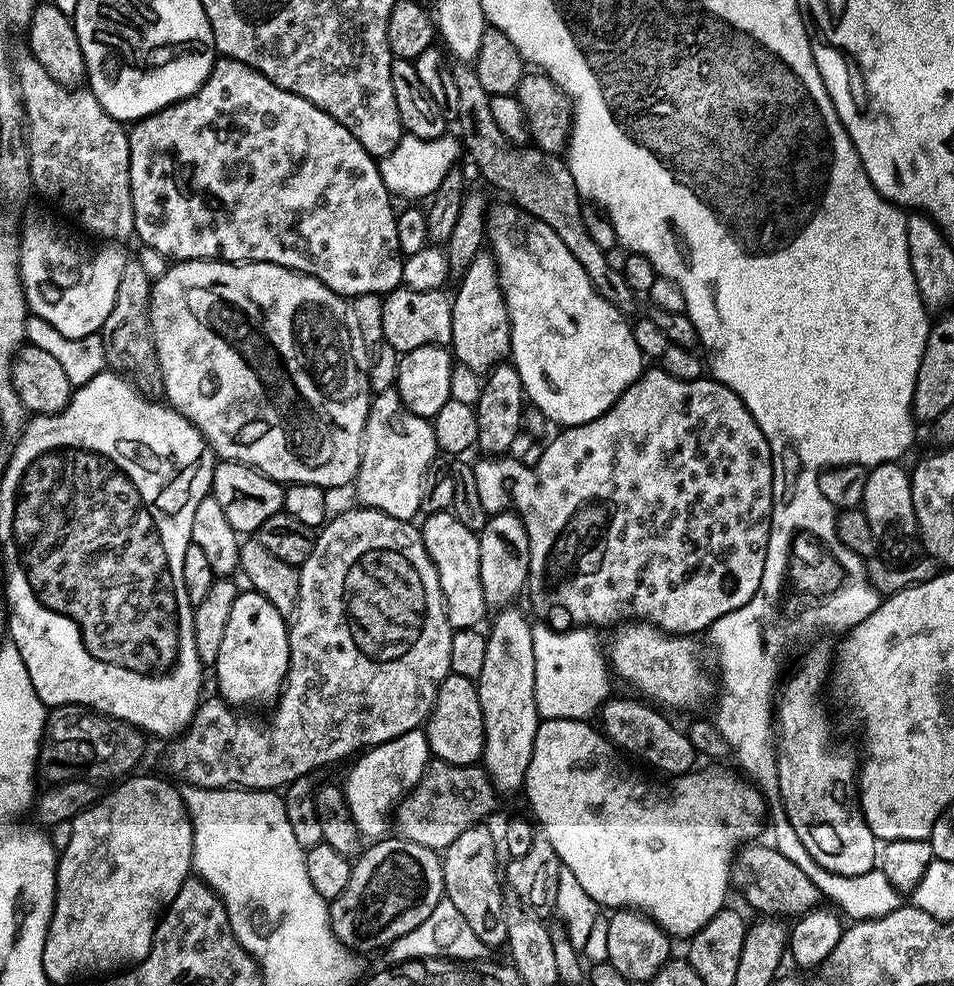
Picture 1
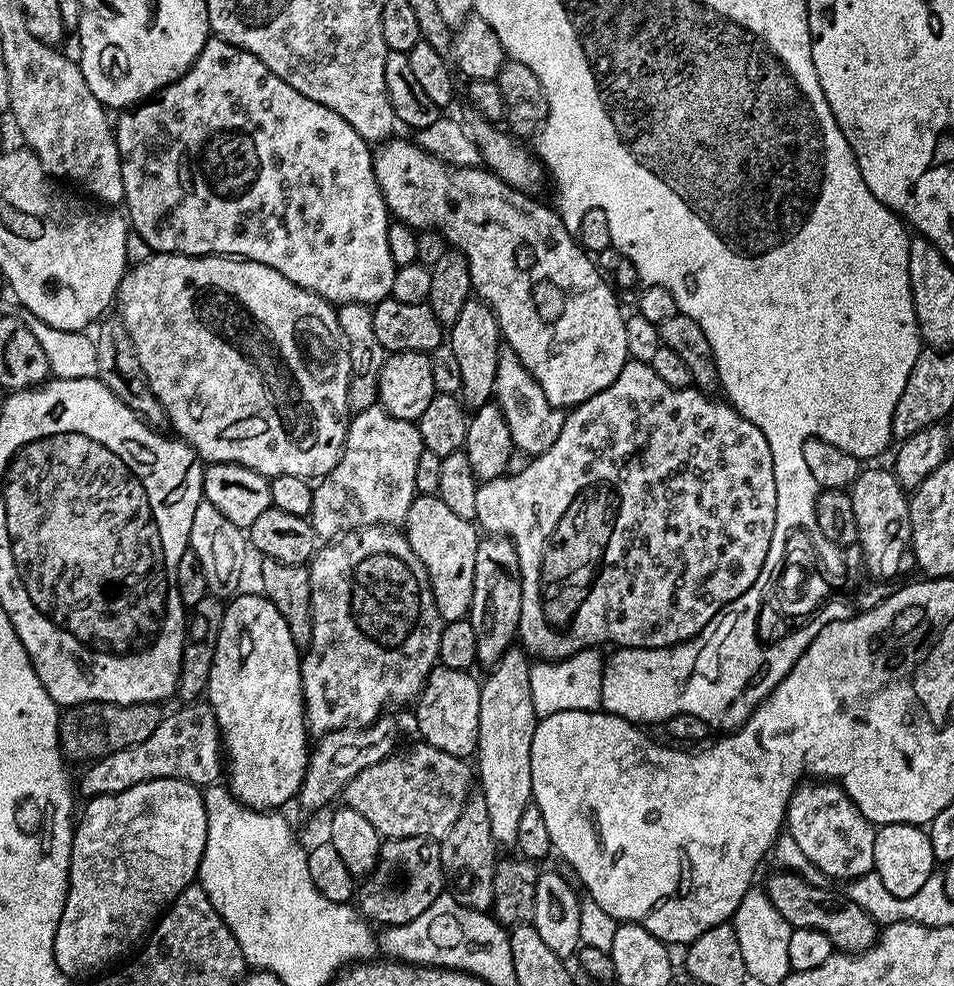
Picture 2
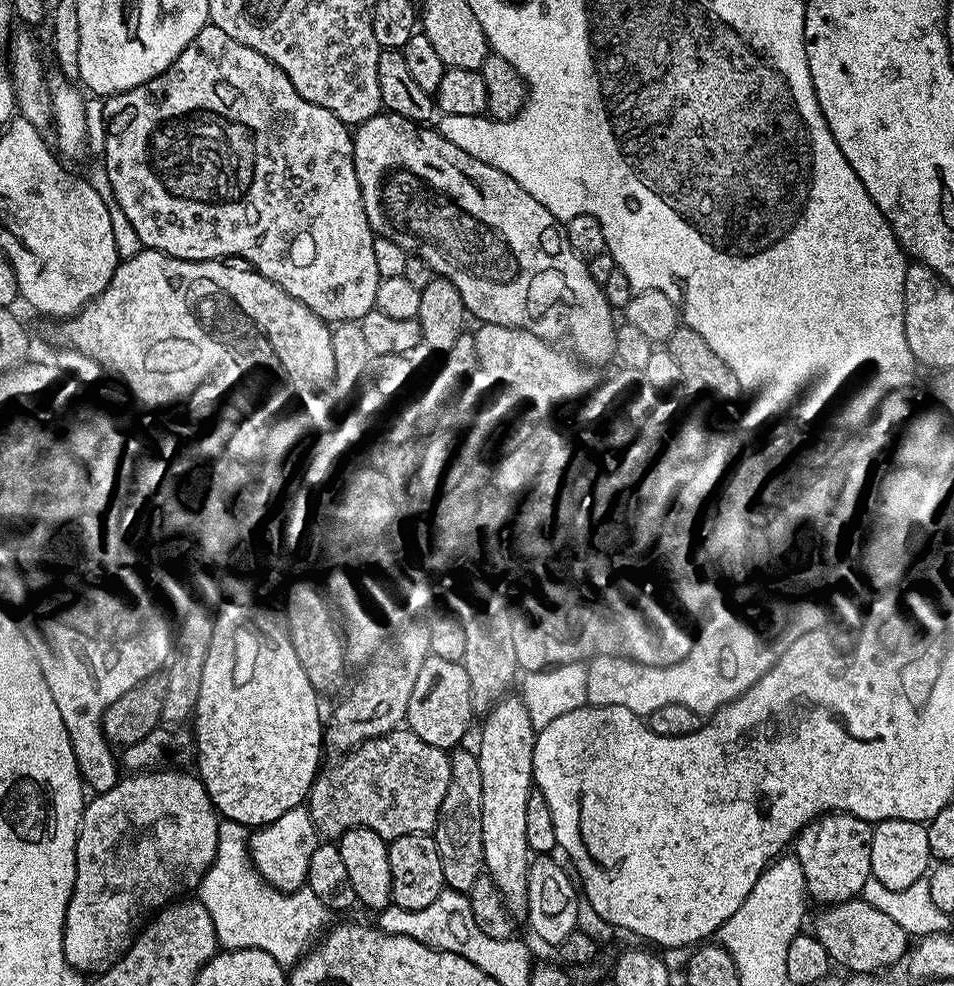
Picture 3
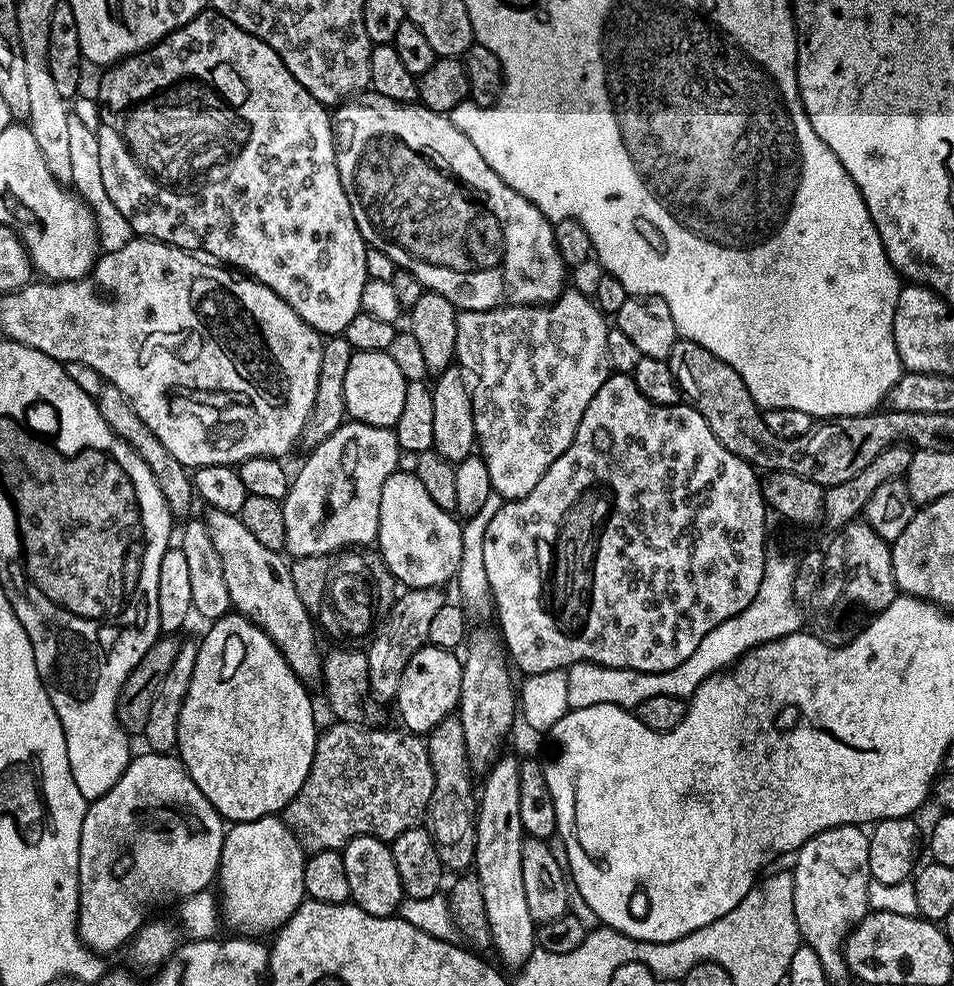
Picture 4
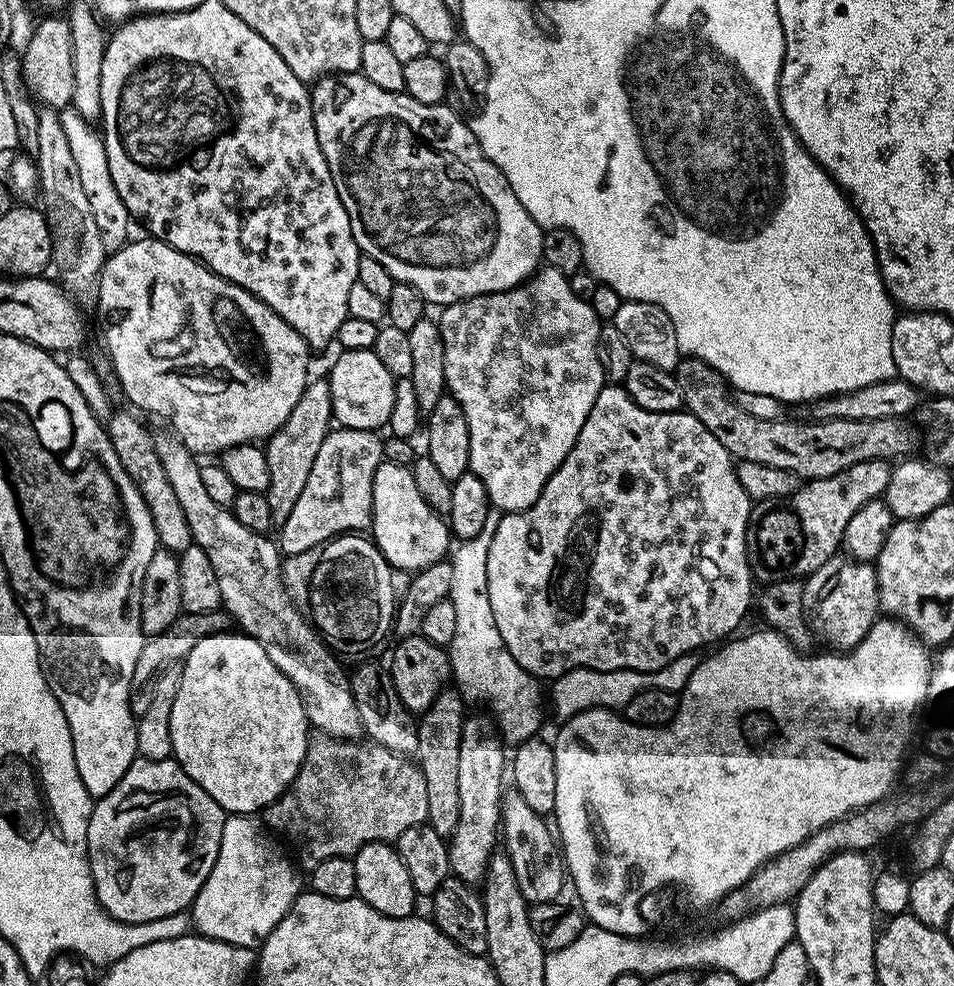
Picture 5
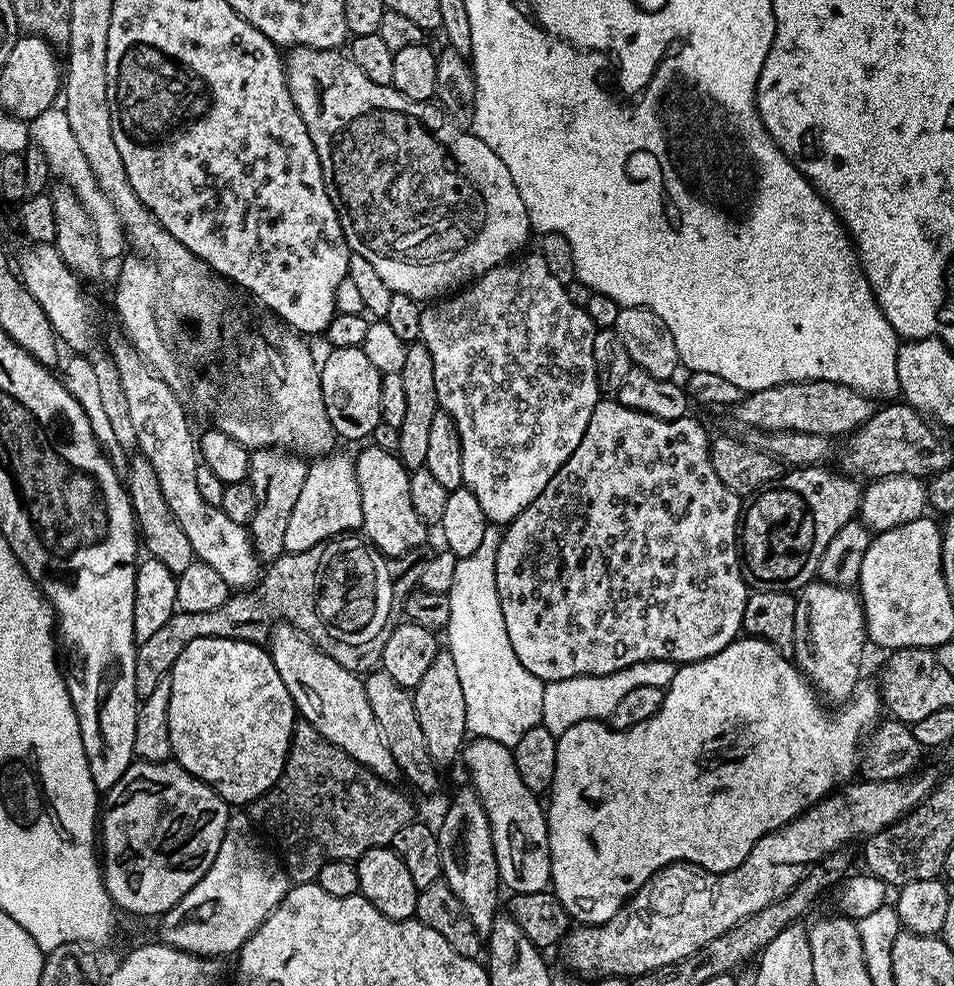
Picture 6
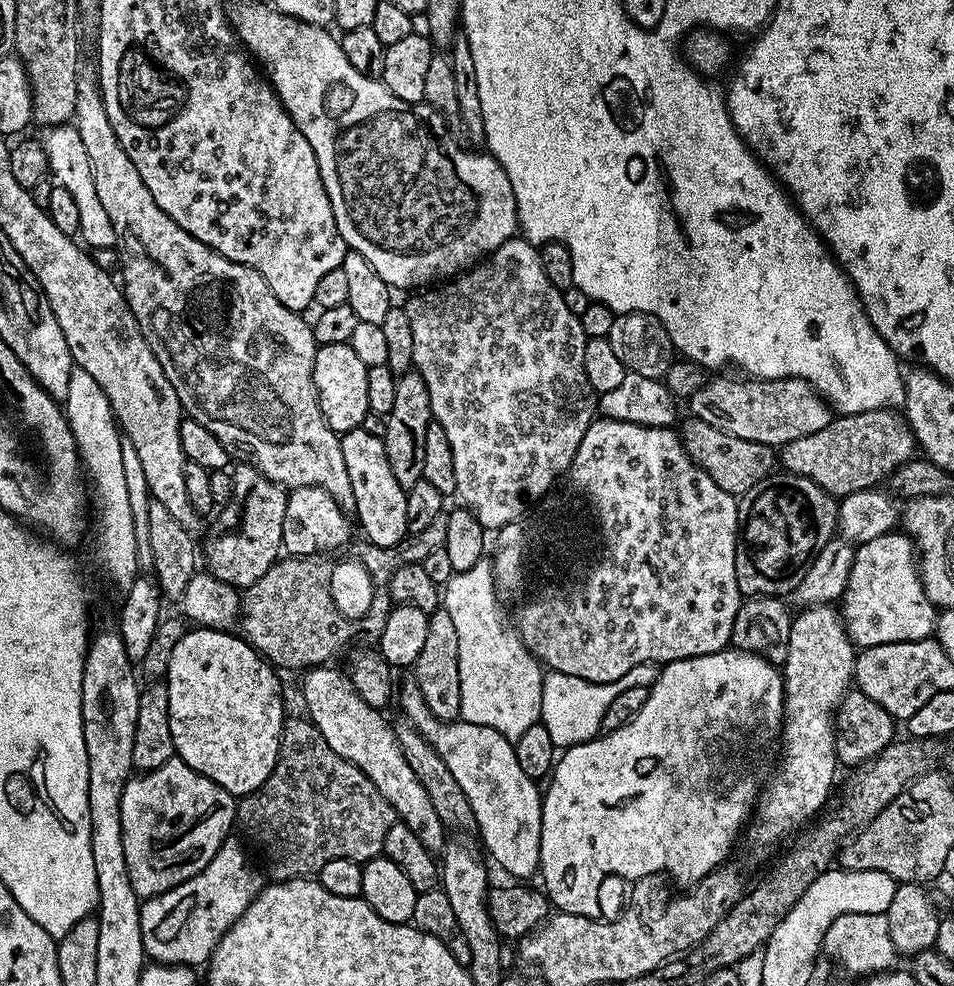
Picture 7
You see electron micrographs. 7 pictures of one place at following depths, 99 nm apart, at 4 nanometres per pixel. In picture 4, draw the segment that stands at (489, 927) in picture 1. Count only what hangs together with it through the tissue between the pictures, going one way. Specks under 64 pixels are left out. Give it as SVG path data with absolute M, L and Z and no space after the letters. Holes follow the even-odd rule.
M459 715L445 716L438 726L427 733L428 757L434 774L434 790L428 803L426 824L430 829L432 838L436 842L436 849L440 855L441 865L452 872L464 872L476 863L476 813L478 811L478 792L472 789L474 773L468 763L466 754L466 737L462 734Z

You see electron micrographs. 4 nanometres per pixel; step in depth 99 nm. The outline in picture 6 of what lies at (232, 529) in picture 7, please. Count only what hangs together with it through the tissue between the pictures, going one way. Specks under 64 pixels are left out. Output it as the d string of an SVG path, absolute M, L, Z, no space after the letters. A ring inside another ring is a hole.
M280 446L251 449L248 458L248 480L256 495L256 516L250 525L252 547L261 561L271 562L283 556L286 546L286 529L290 514L302 494L302 482L308 477L309 461L305 457Z

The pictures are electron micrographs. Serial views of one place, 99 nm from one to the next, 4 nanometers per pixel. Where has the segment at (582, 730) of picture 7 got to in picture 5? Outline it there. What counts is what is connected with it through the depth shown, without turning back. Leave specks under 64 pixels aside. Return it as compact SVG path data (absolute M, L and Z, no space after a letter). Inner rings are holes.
M688 653L680 655L674 662L654 672L628 670L604 672L594 671L592 668L576 668L553 681L552 706L555 714L559 717L558 720L563 722L588 708L621 709L628 704L630 699L634 698L634 694L638 694L642 689L658 688L679 693L683 691L699 661L699 657L695 653Z

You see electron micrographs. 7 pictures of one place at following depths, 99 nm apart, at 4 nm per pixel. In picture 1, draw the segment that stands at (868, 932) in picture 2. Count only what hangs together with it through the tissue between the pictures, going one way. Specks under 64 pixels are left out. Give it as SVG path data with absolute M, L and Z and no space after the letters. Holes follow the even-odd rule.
M749 842L736 853L732 862L732 879L735 887L740 887L744 900L753 908L756 914L771 914L776 918L799 918L808 912L814 912L821 907L822 897L818 886L798 870L790 858L778 854L775 846L767 843Z

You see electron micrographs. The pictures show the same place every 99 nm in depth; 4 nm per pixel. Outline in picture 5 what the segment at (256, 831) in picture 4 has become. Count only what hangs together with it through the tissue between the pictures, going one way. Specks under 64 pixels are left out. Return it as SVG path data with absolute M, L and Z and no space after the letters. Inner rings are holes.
M252 814L225 817L214 869L193 900L190 920L199 935L227 944L256 948L292 908L303 886L301 871L284 854L283 845Z

